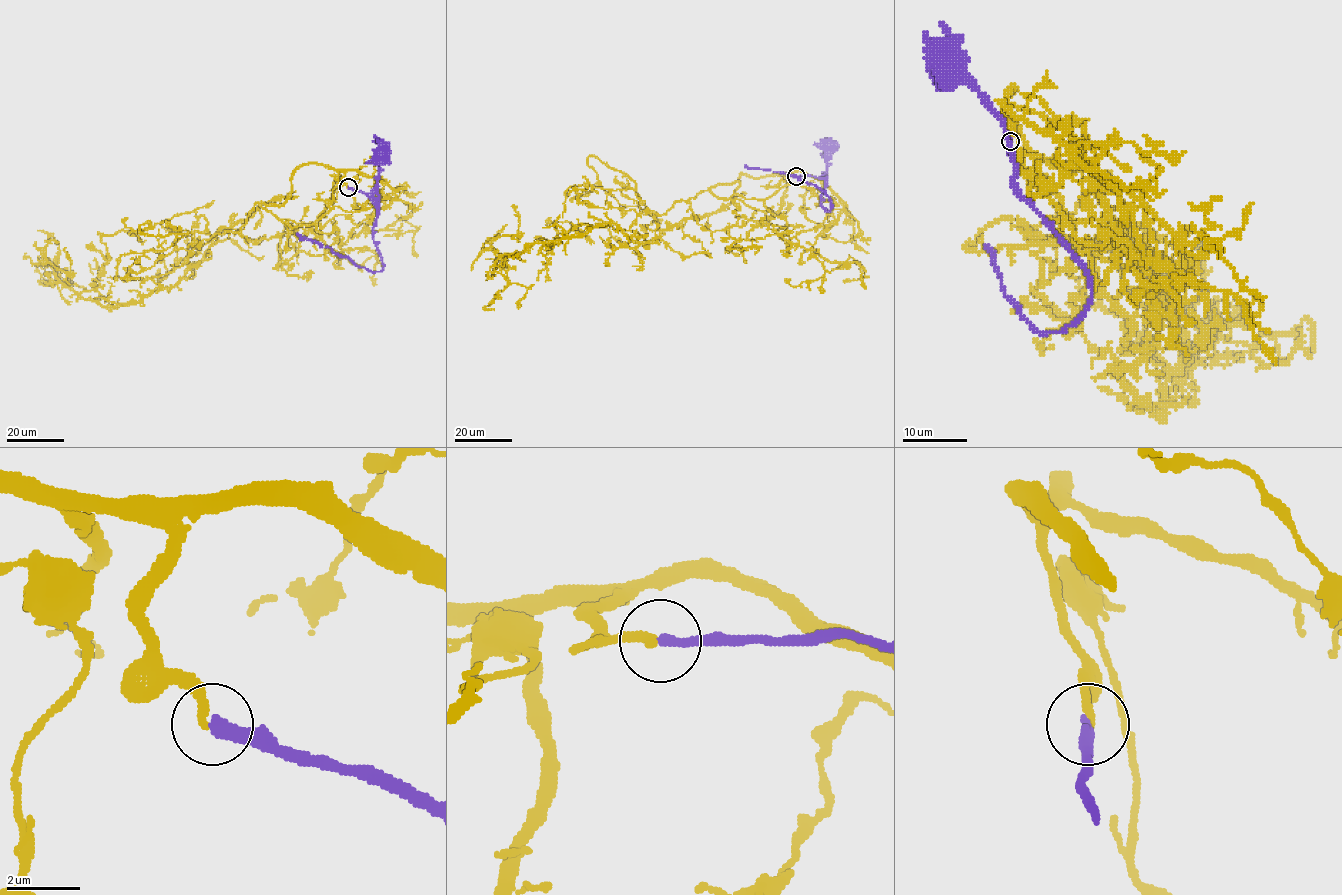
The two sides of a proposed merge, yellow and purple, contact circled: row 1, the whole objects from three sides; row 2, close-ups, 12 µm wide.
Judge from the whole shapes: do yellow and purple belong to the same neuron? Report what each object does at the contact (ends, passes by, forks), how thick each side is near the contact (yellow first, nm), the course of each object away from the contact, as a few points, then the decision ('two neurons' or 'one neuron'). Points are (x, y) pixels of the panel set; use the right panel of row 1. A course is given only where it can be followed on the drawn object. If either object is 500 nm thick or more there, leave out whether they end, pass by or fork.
yellow ends; purple ends; calibres 220 and 280 nm; course yellow (1010, 141), (1015, 88), (1150, 276), (1116, 368), (1155, 410), (1197, 326), (1155, 294), (1141, 334), (1076, 278); course purple (1010, 141), (1015, 162), (999, 115), (968, 83), (937, 76), (944, 73); one neuron

